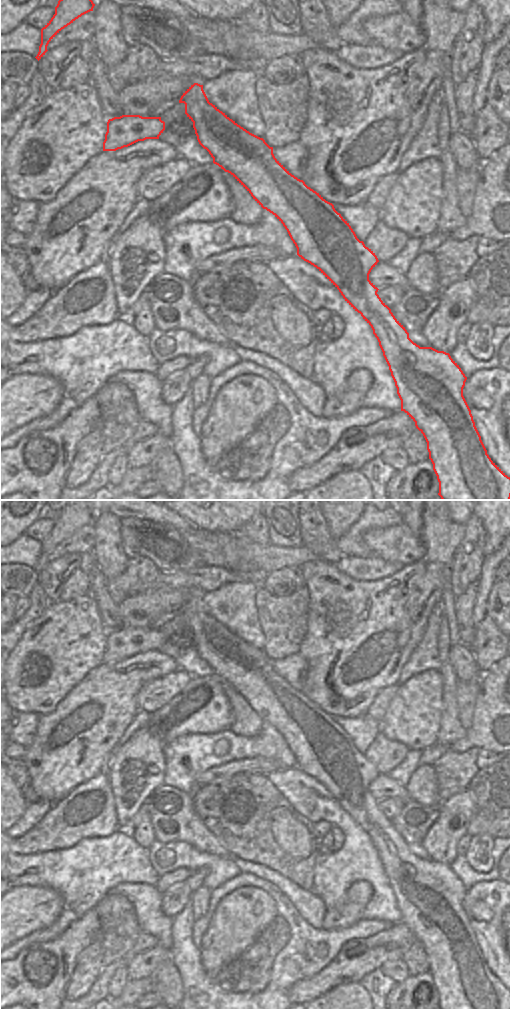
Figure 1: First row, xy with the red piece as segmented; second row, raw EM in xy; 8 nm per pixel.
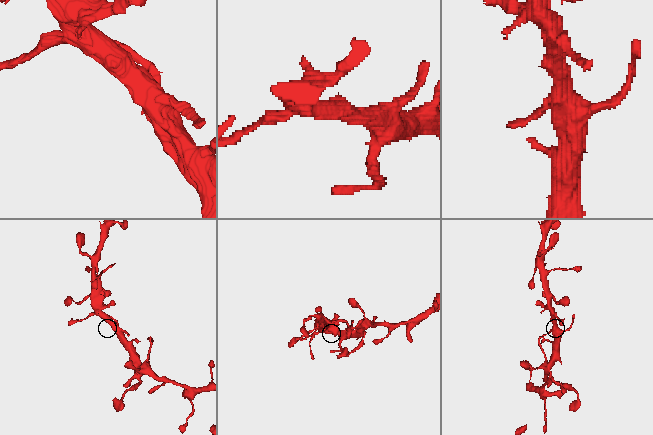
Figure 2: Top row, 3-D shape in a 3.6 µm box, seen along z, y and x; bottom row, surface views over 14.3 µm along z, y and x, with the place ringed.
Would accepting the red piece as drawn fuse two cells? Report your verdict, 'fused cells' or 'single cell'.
single cell

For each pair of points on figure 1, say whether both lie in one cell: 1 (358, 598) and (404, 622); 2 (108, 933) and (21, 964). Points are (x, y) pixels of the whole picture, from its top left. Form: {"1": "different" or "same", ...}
{"1": "same", "2": "different"}

